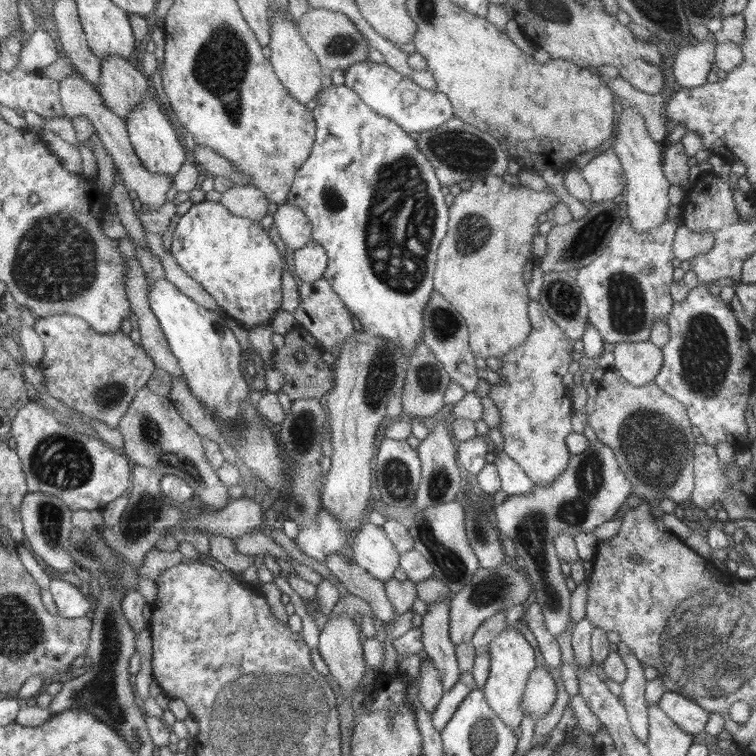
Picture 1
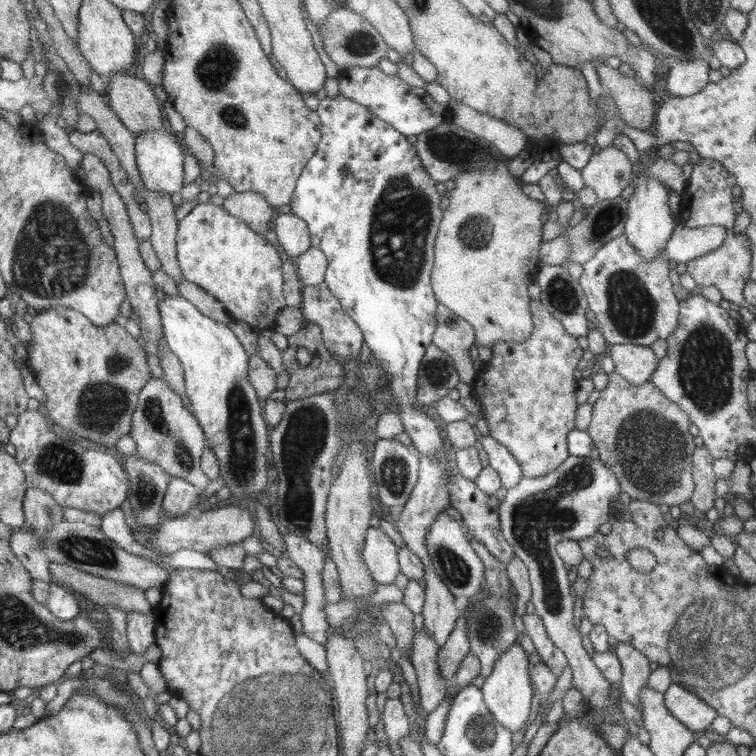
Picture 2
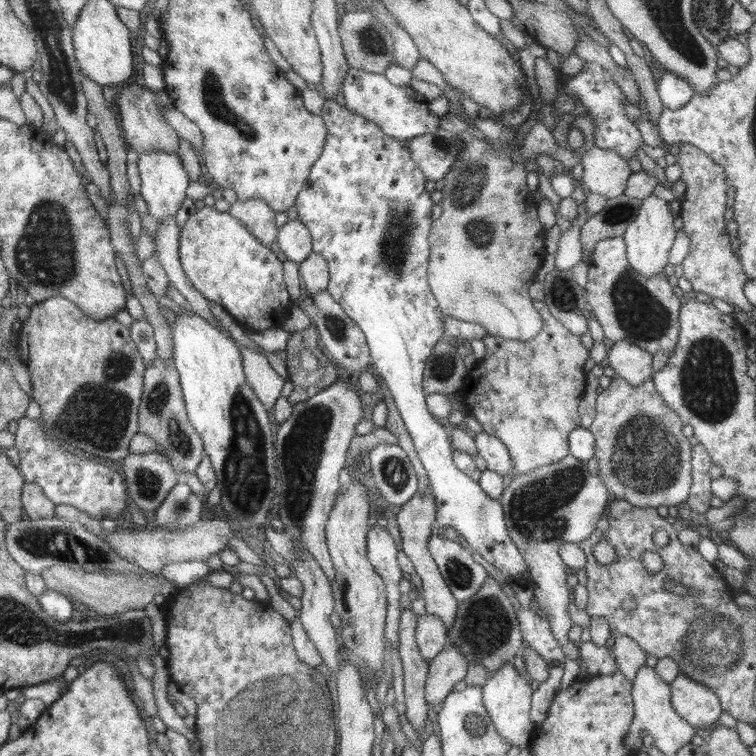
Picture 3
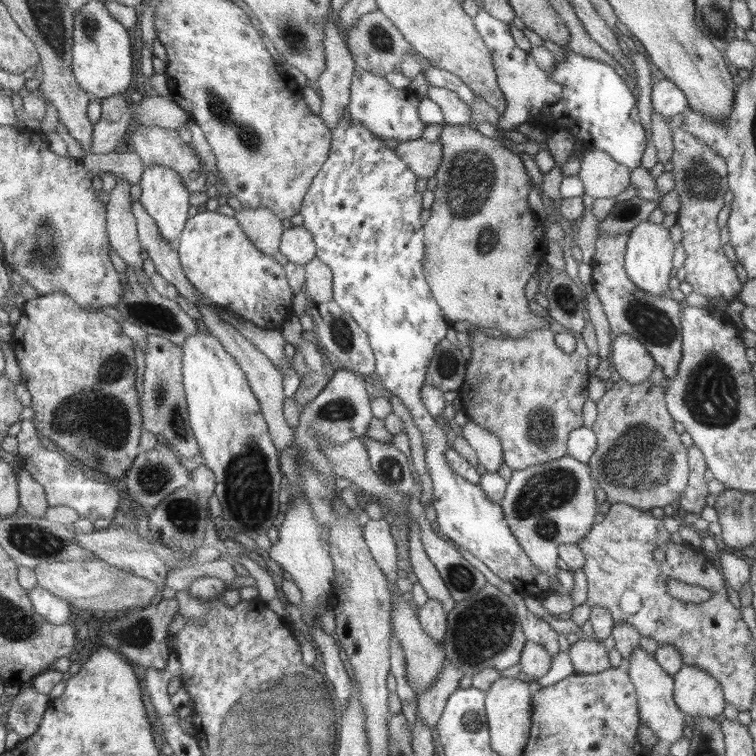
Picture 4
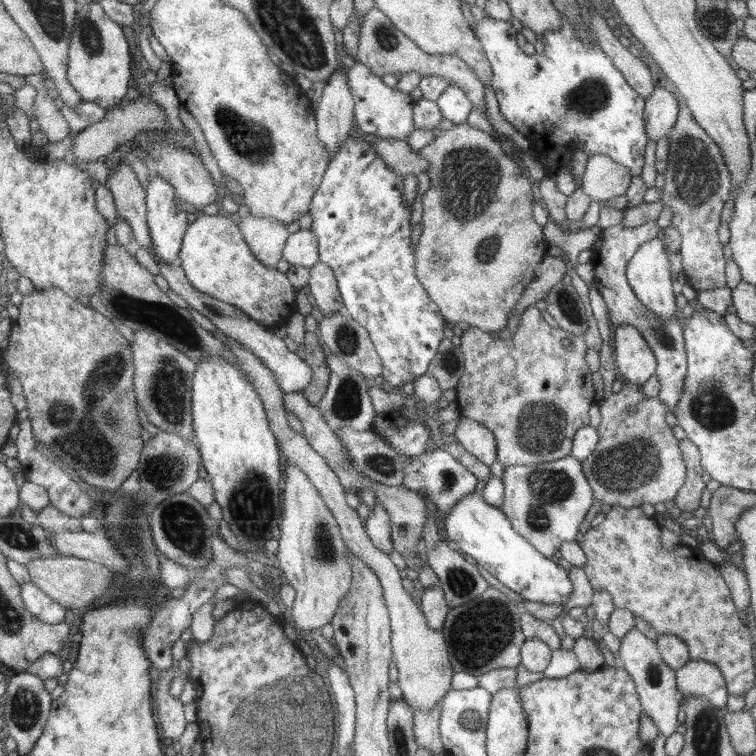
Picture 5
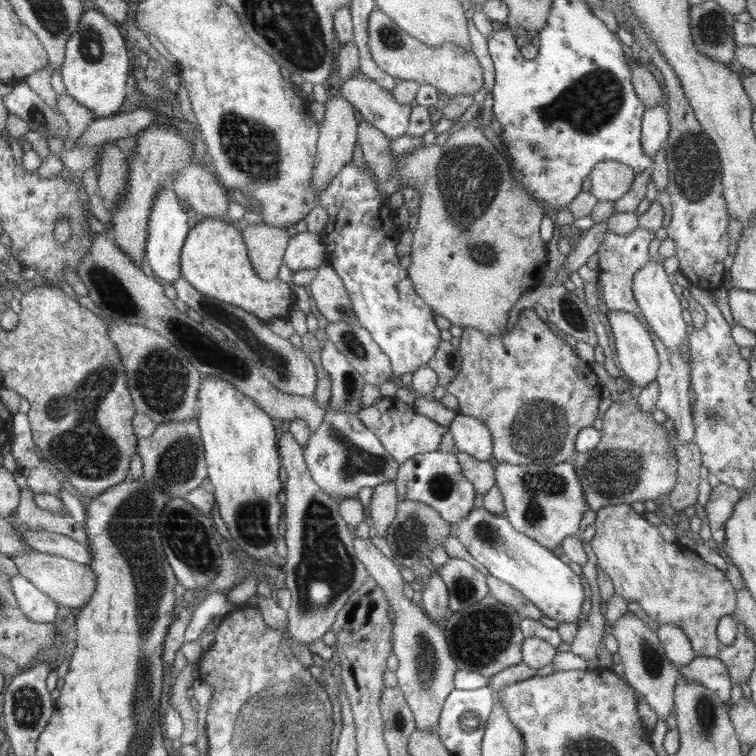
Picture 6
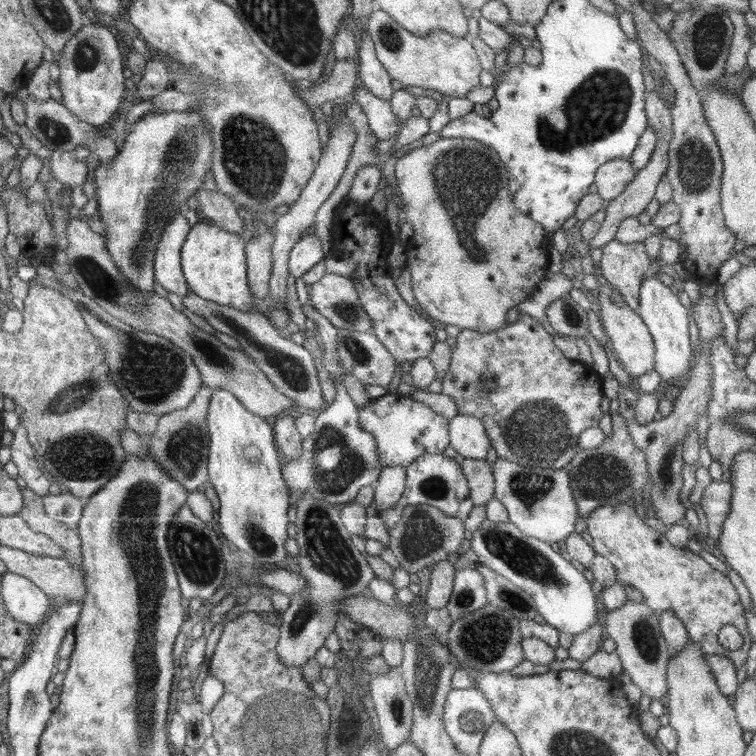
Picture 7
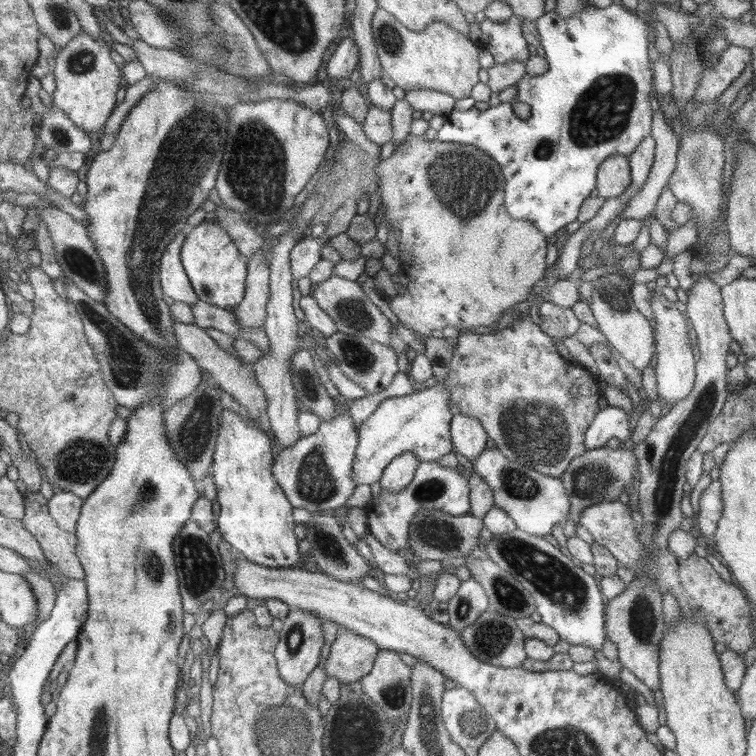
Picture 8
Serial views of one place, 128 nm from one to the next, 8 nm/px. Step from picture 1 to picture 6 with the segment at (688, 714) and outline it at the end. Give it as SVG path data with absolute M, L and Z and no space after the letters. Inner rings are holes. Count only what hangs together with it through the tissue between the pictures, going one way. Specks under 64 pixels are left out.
M695 656L688 664L679 668L679 673L686 680L712 690L722 703L730 703L733 684L726 666L718 658Z

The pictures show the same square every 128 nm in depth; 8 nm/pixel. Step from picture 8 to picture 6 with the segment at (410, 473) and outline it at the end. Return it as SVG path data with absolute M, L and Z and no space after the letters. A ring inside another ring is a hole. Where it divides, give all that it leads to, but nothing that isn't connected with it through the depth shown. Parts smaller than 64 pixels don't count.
M394 483L380 484L373 490L370 502L371 531L373 535L386 538L388 526L396 516L397 491Z

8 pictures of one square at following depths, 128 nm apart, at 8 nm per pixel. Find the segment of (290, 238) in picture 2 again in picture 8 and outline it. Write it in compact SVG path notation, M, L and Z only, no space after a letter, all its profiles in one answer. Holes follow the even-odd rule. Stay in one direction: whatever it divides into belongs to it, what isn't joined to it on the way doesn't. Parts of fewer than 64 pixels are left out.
M322 236L301 238L290 252L290 268L294 279L305 278L310 274L314 265L321 259L322 247L326 239Z

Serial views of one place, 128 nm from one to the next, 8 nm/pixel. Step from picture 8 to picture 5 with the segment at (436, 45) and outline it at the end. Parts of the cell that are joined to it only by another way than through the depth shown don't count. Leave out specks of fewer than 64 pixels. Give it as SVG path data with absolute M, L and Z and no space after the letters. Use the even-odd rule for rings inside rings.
M372 8L361 21L360 38L356 59L364 64L372 74L382 78L392 76L396 72L418 72L421 76L440 76L451 80L451 86L456 86L466 93L474 107L485 106L484 87L474 72L467 66L462 58L450 54L426 54L420 50L401 30L398 30L392 22L378 9Z

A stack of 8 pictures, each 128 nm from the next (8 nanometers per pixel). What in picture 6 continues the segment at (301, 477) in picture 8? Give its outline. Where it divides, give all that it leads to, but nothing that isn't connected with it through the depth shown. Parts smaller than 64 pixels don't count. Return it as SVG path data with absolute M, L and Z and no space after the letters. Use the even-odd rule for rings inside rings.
M326 409L326 415L317 432L312 434L304 447L305 464L312 479L330 498L357 498L361 488L373 490L380 484L395 483L398 462L382 445L382 442L358 418L357 415Z

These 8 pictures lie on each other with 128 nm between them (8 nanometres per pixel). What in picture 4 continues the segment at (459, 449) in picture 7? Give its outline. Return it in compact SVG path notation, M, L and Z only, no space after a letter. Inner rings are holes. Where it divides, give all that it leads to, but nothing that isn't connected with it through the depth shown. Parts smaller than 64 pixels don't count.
M473 421L463 427L461 436L472 446L477 460L488 472L497 472L504 464L504 454L500 440Z

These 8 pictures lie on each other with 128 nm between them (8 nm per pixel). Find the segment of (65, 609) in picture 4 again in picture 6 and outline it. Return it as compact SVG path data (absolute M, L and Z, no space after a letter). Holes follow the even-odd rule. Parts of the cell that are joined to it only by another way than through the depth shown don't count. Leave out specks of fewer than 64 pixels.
M18 574L10 578L12 590L22 612L34 622L57 622L58 606L47 594L36 588L25 576Z

